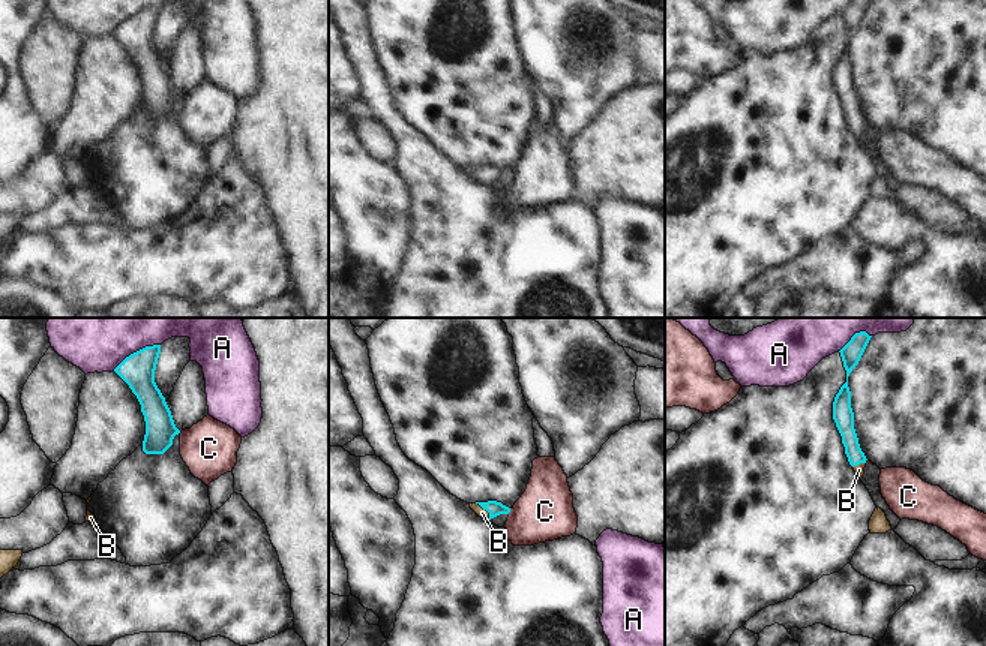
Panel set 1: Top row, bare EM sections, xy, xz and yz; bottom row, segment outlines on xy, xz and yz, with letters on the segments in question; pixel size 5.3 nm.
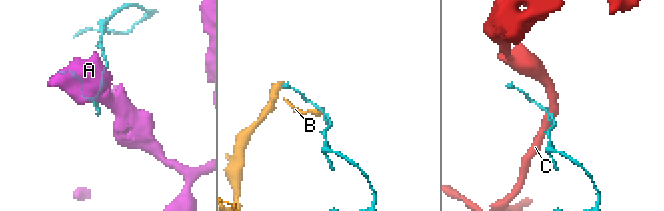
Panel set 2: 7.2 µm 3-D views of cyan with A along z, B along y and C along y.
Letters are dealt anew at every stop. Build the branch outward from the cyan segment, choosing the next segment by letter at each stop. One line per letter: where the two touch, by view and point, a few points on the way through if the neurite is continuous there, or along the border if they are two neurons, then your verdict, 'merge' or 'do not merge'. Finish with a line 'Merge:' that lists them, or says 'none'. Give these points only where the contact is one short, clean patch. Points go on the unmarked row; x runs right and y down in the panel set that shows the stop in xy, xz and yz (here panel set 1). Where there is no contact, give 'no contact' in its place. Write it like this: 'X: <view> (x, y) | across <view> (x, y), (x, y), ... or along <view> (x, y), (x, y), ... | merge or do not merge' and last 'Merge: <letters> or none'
A: xy (137, 15) | do not merge
B: xz (485, 173) | across xz (492, 171), (485, 173), (482, 177) | merge
C: xz (509, 176) | along xz (511, 173), (508, 177) | do not merge
Merge: B

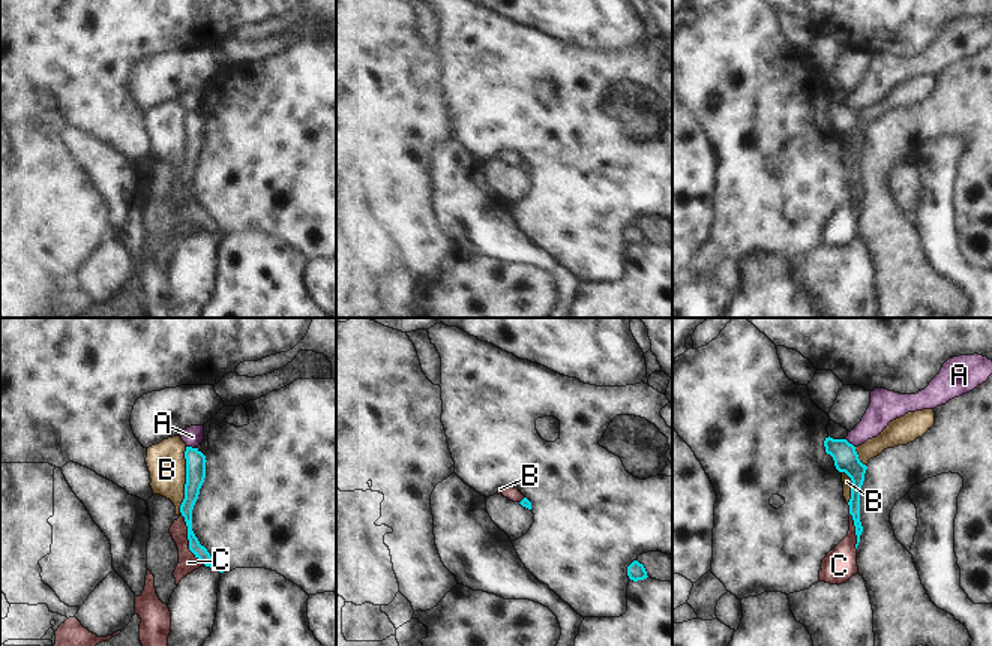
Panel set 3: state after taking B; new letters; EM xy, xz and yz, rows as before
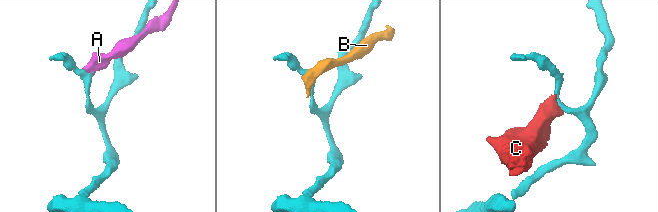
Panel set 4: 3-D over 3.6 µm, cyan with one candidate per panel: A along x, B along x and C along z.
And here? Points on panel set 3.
A: xy (191, 111) | along xy (186, 110), (197, 113) | do not merge
B: xy (186, 144) | along xy (186, 111), (185, 162), (179, 176) | do not merge
C: xy (188, 203) | along xy (182, 179), (186, 188), (188, 212), (206, 230) | do not merge
Merge: none

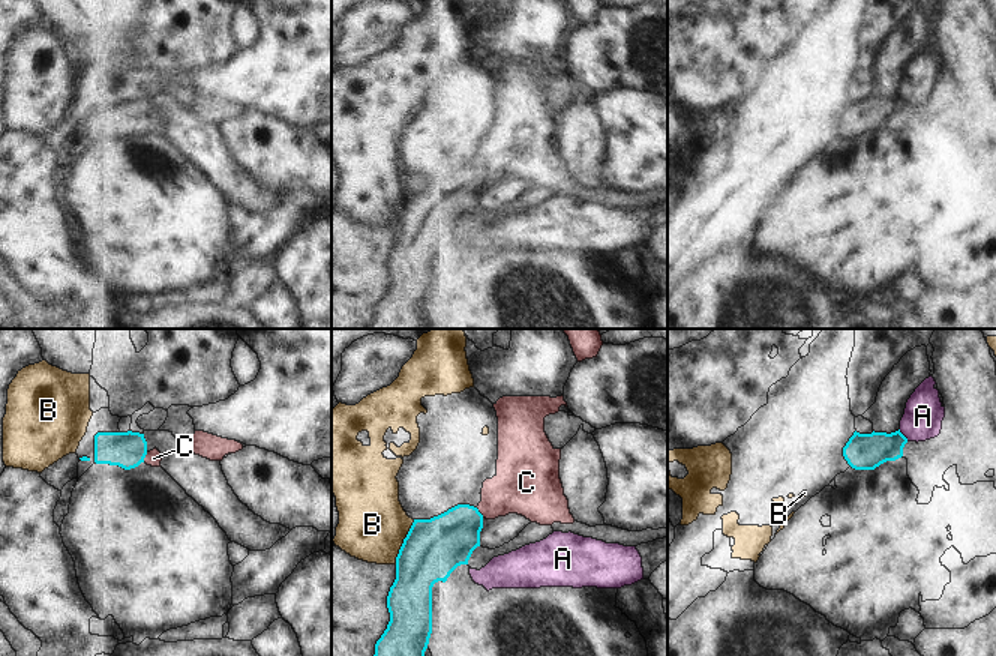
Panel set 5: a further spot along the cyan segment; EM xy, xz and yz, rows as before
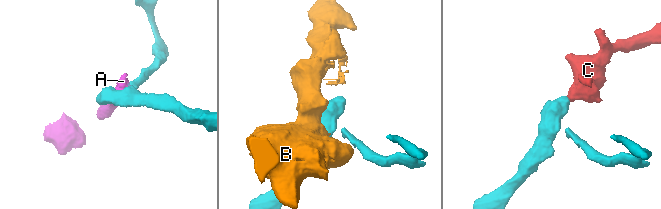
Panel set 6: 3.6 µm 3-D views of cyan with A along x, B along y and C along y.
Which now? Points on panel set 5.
A: yz (903, 99) | along yz (899, 93), (908, 104) | do not merge
B: xz (404, 206) | do not merge
C: xy (144, 120) | across xy (128, 113), (144, 120), (153, 122) | merge
Merge: C

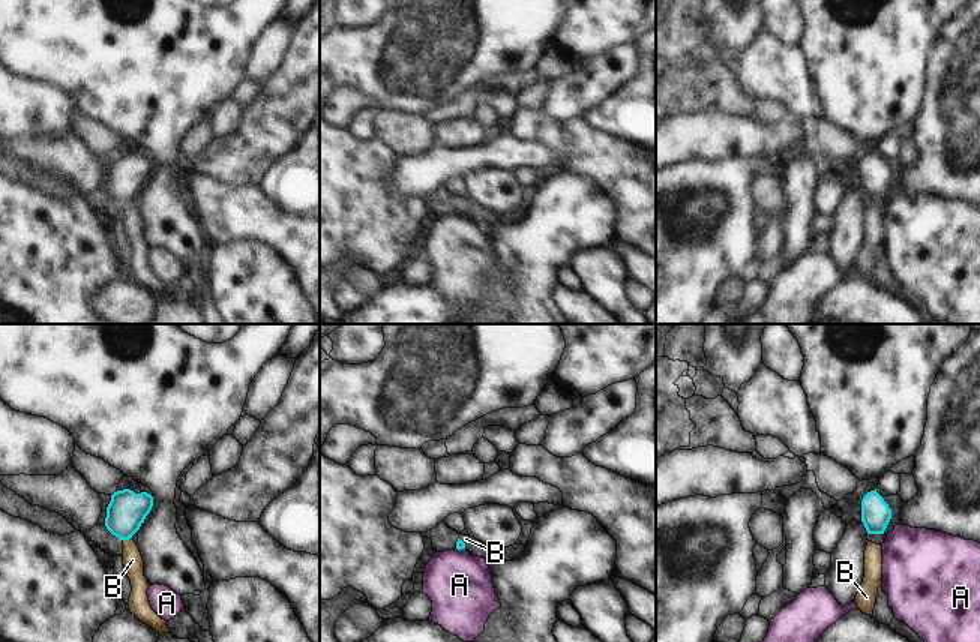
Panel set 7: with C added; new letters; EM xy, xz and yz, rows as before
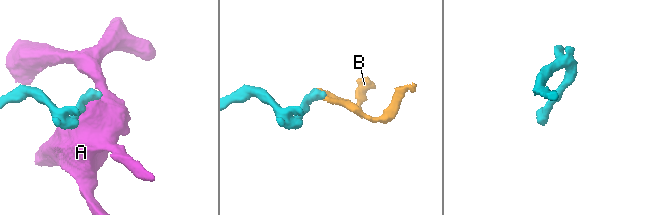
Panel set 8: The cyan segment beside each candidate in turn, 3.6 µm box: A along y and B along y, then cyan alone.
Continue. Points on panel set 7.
A: xz (461, 212) | do not merge
B: xy (126, 203) | across xy (126, 174), (126, 203), (132, 224) | merge
Merge: B

